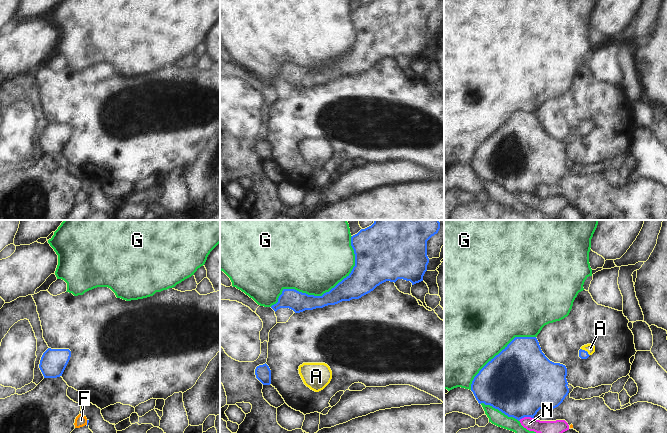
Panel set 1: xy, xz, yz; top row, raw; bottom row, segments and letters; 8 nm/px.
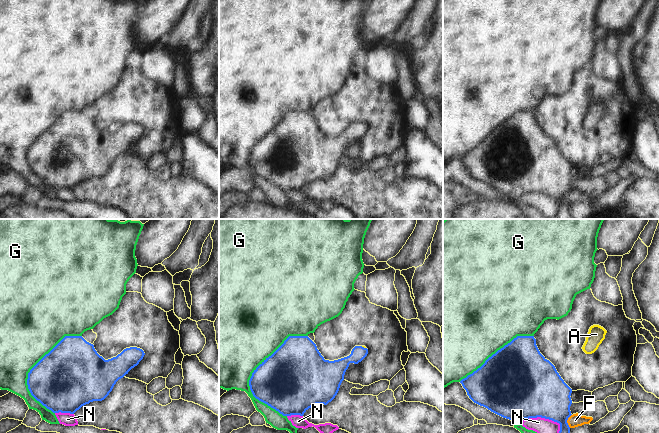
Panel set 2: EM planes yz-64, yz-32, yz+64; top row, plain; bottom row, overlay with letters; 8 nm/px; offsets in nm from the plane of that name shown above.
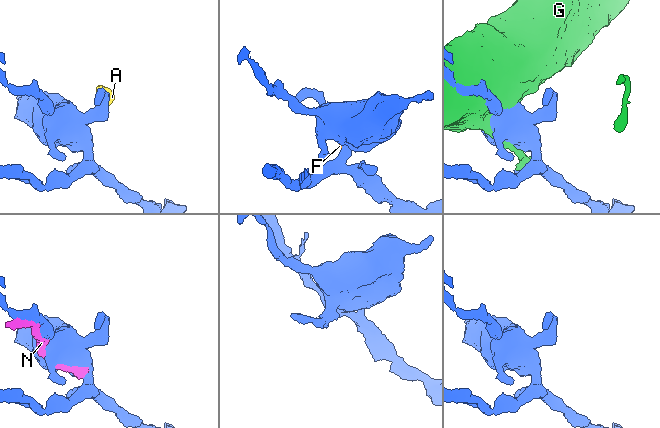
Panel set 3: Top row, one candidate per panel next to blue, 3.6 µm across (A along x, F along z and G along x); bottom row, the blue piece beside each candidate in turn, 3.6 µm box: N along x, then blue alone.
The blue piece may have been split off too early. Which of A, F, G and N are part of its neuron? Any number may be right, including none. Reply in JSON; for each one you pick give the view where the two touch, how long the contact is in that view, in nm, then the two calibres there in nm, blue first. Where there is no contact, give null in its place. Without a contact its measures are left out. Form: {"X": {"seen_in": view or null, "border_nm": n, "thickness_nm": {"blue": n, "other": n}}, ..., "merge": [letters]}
{"A": {"seen_in": "yz", "border_nm": 90, "thickness_nm": {"blue": 70, "other": 80}}, "merge": ["A"]}

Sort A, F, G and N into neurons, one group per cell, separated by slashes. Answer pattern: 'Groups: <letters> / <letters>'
Groups: A / F N / G

